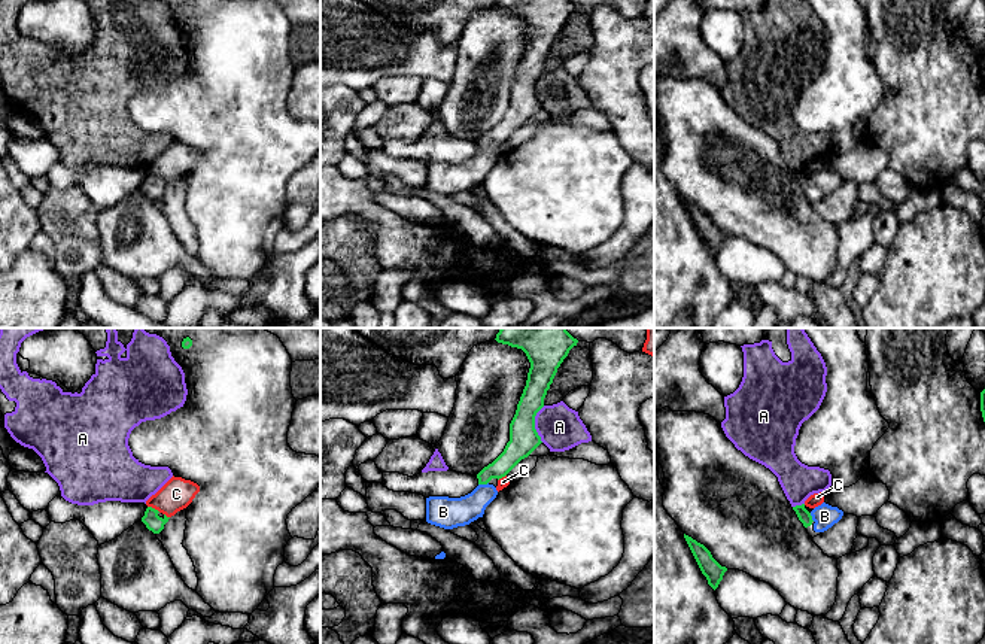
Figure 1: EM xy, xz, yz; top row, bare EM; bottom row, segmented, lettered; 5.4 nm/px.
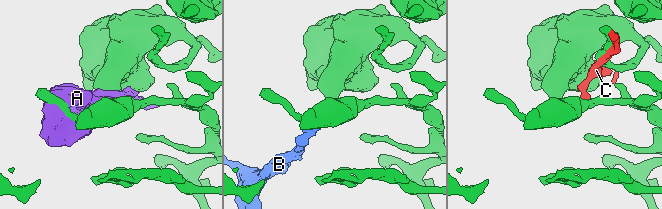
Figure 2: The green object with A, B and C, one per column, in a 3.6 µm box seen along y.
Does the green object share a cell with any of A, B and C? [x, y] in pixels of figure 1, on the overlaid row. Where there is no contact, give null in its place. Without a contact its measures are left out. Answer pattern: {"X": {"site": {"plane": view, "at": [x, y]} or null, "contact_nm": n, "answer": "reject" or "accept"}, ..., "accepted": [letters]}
{"A": {"site": {"plane": "xz", "at": [534, 424]}, "contact_nm": 200, "answer": "reject"}, "B": {"site": {"plane": "xz", "at": [483, 483]}, "contact_nm": 60, "answer": "accept"}, "C": {"site": {"plane": "xy", "at": [154, 509]}, "contact_nm": 80, "answer": "reject"}, "accepted": ["B"]}

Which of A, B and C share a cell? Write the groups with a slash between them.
A / B / C

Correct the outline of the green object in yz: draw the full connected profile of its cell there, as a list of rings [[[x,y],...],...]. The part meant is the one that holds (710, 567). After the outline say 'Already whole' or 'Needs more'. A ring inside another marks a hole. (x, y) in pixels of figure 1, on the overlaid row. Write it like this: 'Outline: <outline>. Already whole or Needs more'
Outline: [[[684,534],[684,538],[702,571],[706,577],[708,584],[715,590],[723,580],[724,572],[727,571],[726,566],[721,566],[711,555],[711,552],[691,537]]]. Already whole

